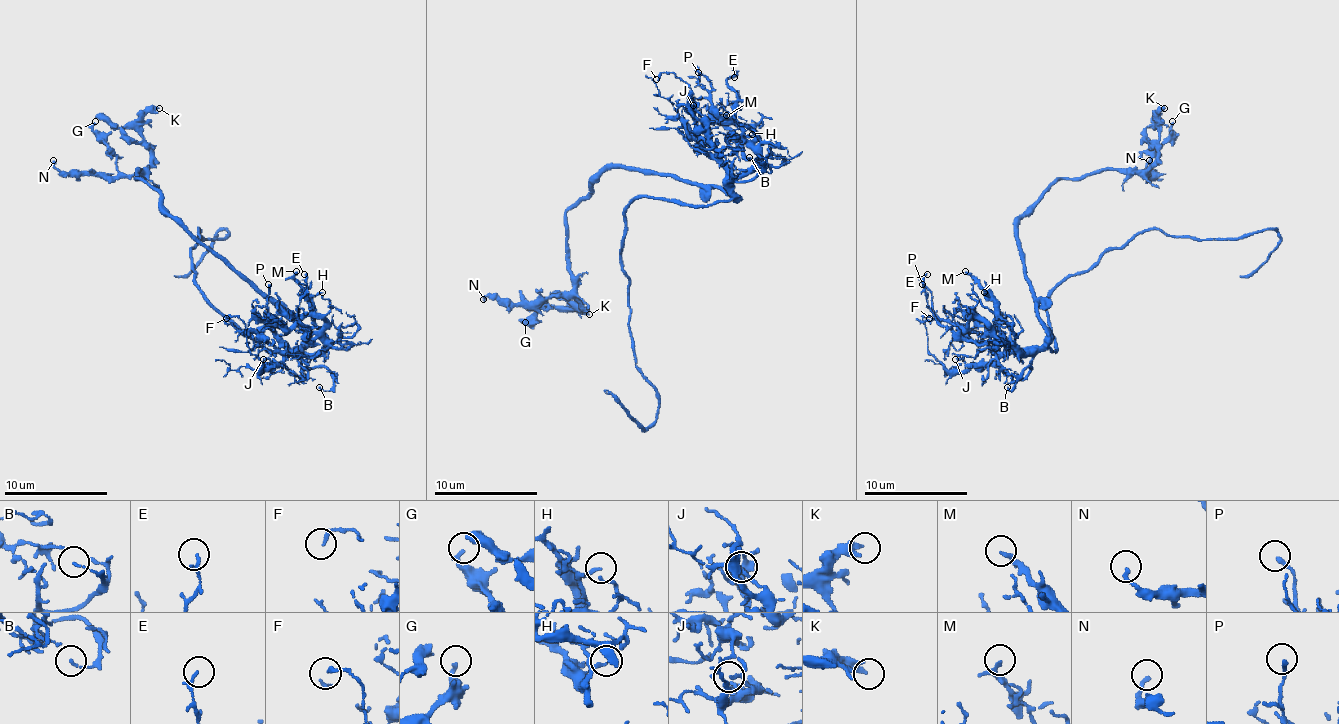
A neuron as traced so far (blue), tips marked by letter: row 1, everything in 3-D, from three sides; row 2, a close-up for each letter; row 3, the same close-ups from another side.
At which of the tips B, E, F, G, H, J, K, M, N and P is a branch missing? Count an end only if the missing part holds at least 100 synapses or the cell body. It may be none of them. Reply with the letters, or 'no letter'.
no letter

